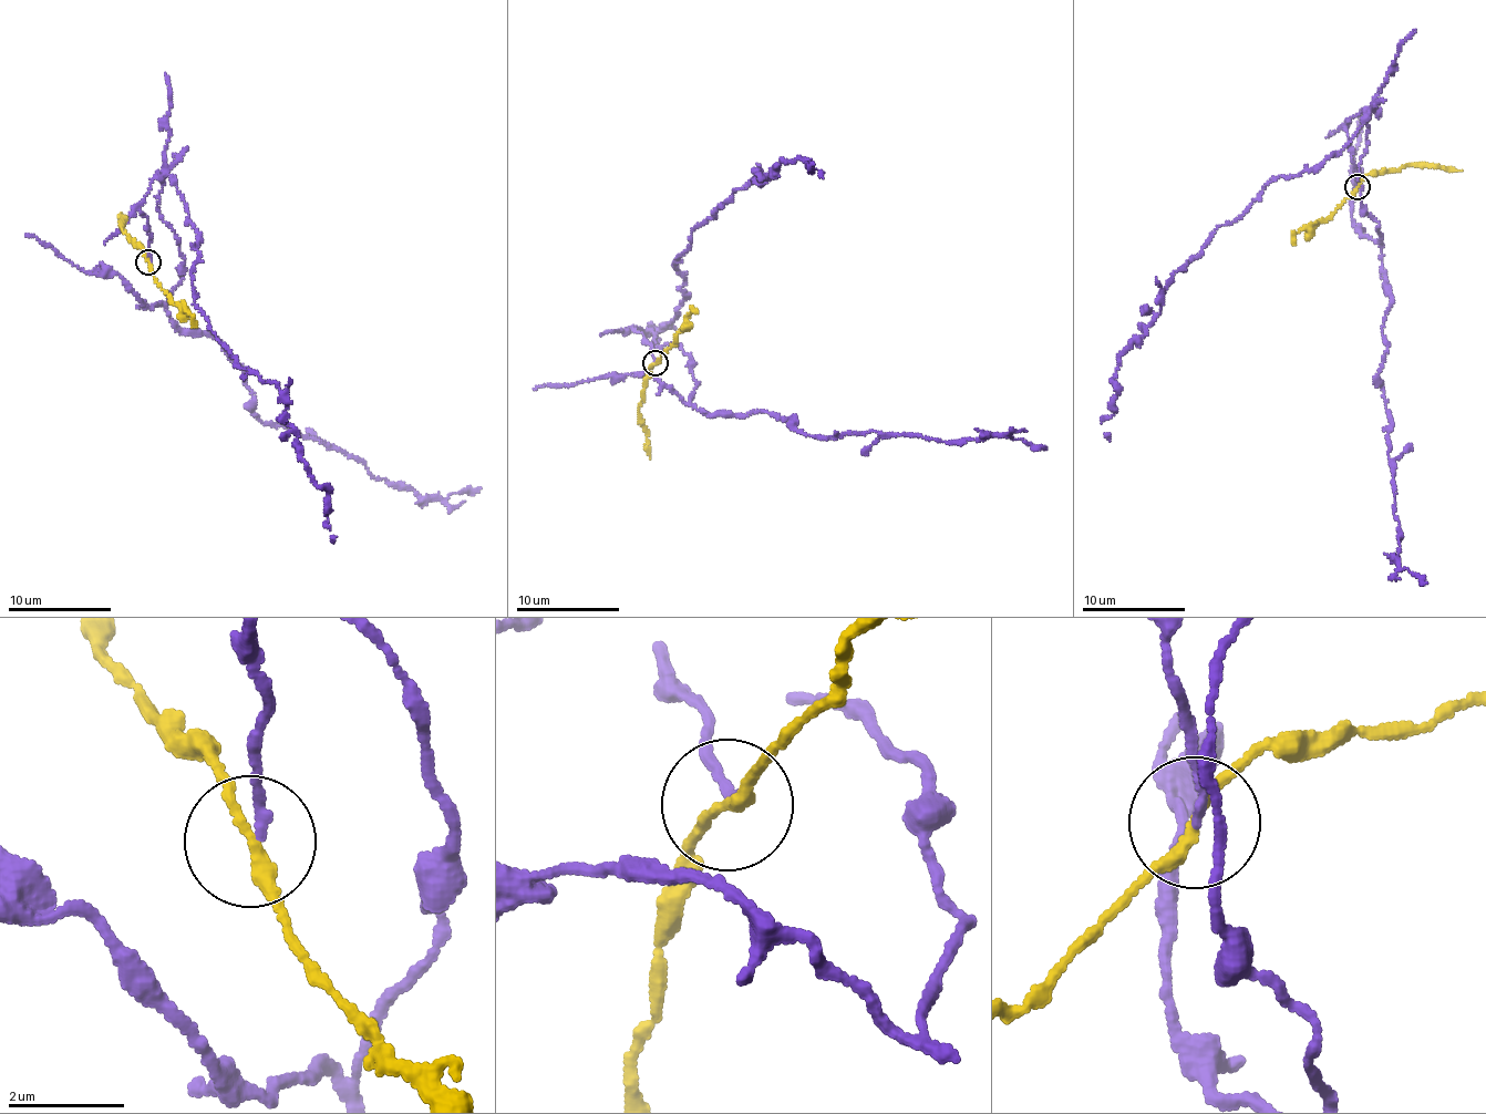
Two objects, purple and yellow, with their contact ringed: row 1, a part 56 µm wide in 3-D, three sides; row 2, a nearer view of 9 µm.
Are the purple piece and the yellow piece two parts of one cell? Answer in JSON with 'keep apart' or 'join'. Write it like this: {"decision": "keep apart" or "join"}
{"decision": "keep apart"}

